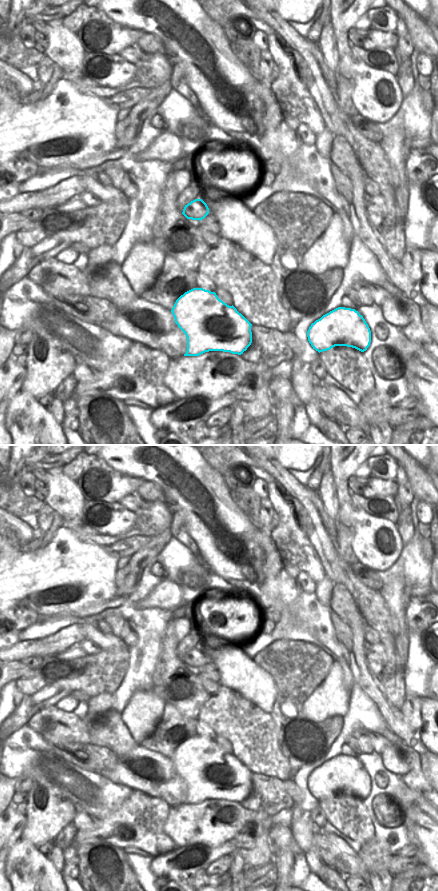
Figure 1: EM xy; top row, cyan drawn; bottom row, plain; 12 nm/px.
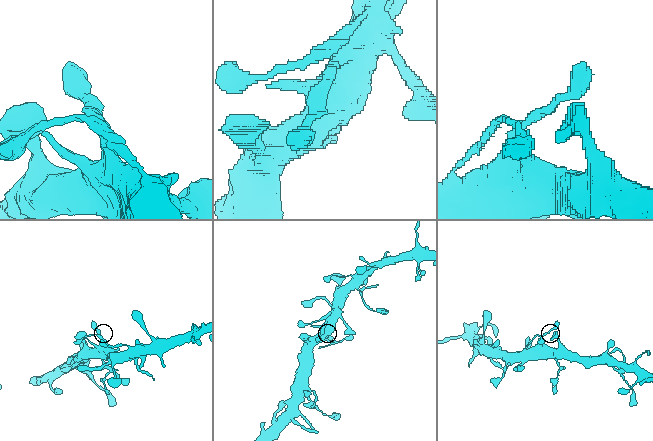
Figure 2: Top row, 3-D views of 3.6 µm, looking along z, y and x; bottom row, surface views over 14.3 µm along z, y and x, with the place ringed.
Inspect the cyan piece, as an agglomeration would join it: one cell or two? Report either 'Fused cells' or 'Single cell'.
Single cell

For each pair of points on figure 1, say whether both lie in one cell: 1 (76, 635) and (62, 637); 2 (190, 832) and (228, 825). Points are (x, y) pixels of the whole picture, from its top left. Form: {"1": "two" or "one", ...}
{"1": "one", "2": "one"}

